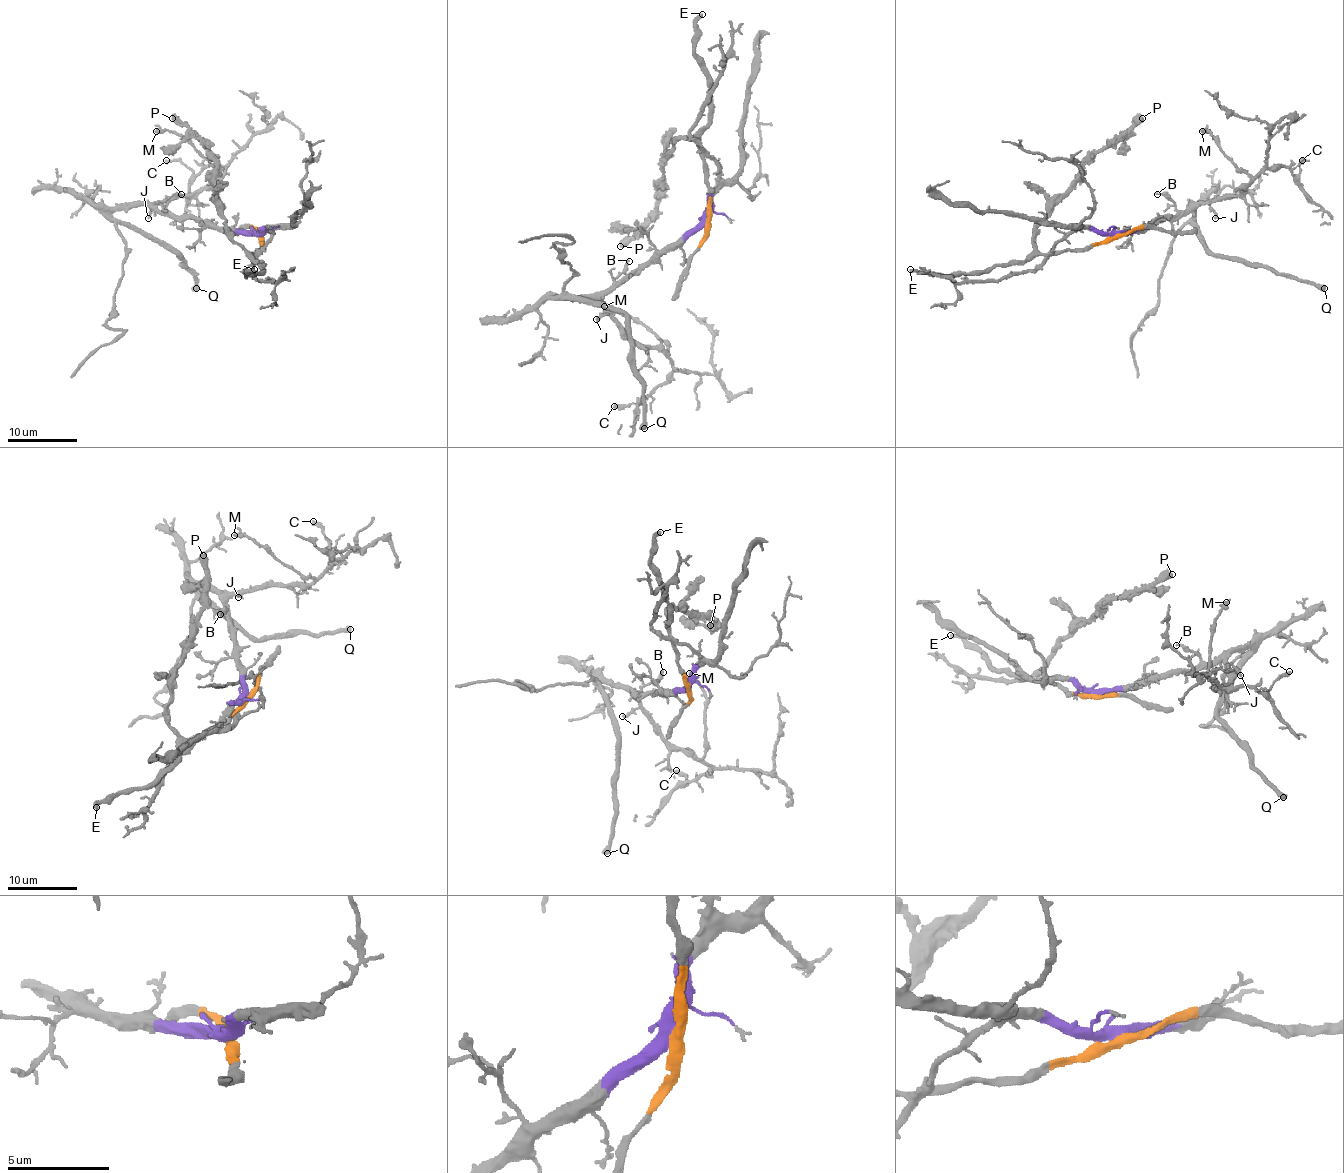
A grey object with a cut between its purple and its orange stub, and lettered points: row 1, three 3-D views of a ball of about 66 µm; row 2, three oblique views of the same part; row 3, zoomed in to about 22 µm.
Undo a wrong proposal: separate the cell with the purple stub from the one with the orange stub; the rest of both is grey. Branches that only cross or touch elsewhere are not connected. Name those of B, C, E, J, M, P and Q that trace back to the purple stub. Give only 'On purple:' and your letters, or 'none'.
On purple: B, C, J, M, Q

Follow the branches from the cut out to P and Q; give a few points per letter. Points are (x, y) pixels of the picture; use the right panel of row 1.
P: (1118, 234), (1088, 246), (1047, 253), (1036, 248), (1033, 232), (1050, 206), (1078, 178), (1080, 168), (1142, 118)
Q: (1116, 234), (1148, 227), (1158, 218), (1172, 218), (1191, 205), (1198, 238), (1212, 253), (1262, 264), (1325, 288)

